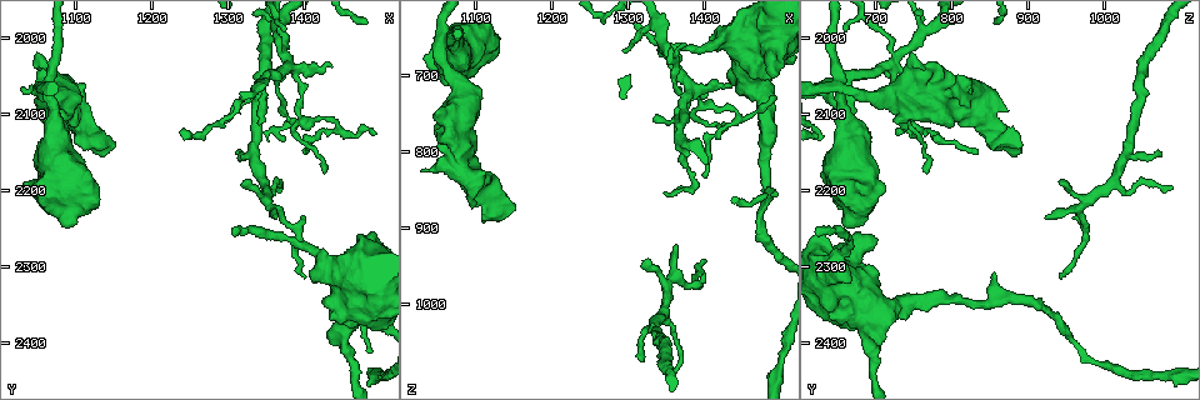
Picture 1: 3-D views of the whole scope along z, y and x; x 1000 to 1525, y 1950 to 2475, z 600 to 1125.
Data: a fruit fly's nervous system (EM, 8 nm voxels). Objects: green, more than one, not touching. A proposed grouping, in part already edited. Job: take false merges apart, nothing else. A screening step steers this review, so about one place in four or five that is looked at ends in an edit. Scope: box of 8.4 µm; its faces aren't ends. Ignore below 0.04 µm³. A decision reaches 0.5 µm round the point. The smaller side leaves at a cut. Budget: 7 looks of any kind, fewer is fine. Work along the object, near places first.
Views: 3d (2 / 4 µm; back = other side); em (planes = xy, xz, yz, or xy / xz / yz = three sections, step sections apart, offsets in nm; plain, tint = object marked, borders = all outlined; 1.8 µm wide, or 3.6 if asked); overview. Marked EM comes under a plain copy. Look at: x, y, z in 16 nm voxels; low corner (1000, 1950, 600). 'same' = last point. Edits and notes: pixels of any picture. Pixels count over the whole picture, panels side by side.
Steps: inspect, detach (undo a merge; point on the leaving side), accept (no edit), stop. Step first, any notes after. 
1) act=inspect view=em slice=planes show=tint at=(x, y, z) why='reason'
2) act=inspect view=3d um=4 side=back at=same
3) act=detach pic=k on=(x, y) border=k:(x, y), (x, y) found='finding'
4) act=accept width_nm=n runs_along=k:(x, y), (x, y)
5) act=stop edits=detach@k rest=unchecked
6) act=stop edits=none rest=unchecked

act=inspect view=3d um=4 at=(1080, 2075, 745) why='sudden change in width'

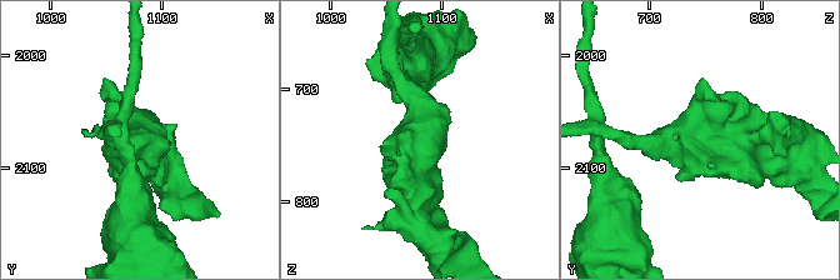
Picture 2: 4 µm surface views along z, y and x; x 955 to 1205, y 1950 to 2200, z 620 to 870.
act=inspect view=em um=3.6 slice=yz step=16 show=tint at=(1080, 2076, 750) why='shape alone is not enough'

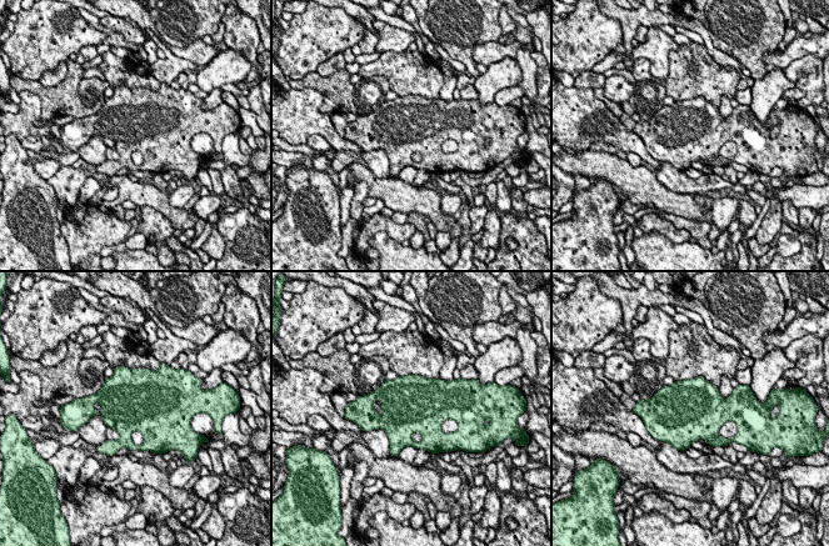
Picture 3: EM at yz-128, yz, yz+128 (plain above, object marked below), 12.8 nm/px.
act=inspect view=em um=3.6 slice=planes show=tint at=same

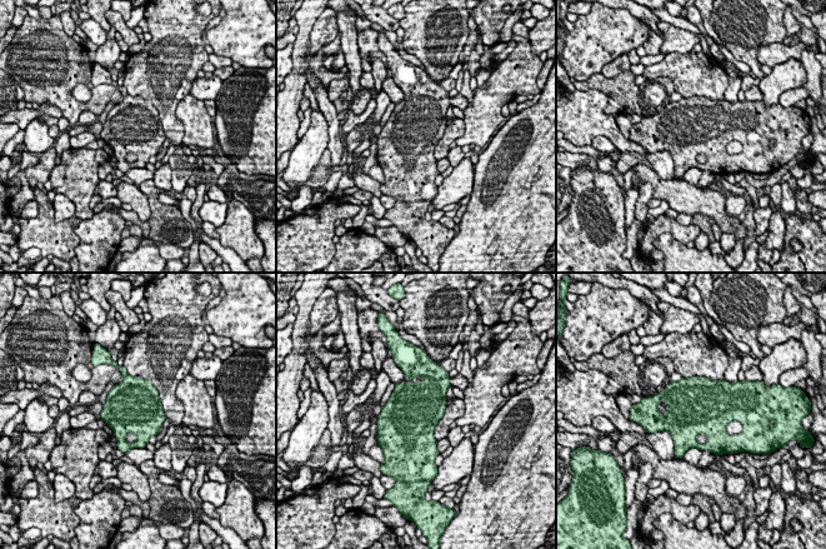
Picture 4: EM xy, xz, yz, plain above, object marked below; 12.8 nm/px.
act=accept found='continuous, no second neuron'

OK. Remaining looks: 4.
act=inspect view=em slice=planes show=tint at=(1380, 2035, 725) why='sharp bend'

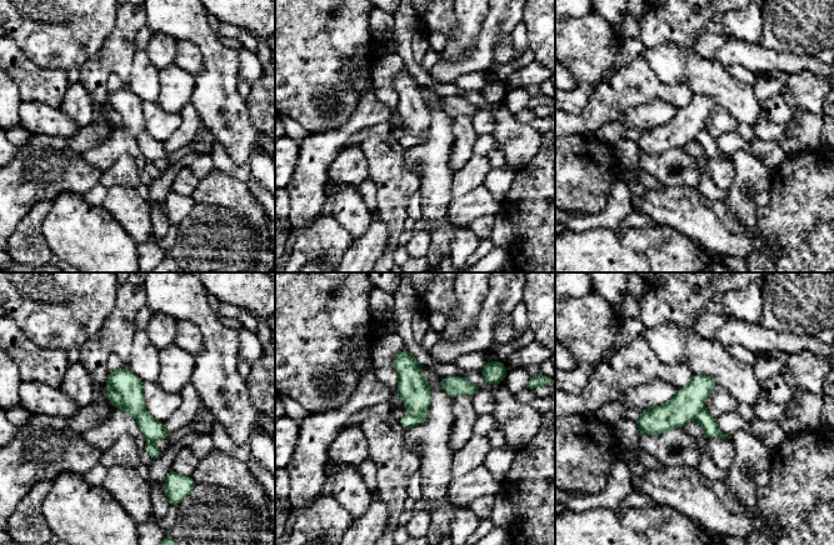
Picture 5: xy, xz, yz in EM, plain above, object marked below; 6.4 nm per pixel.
act=detach pic=5 on=(115, 399) border=5:(108, 379), (124, 403), (125, 409) found='two neurons meet here'

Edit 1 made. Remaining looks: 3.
act=stop edits=detach@5 rest=unchecked

